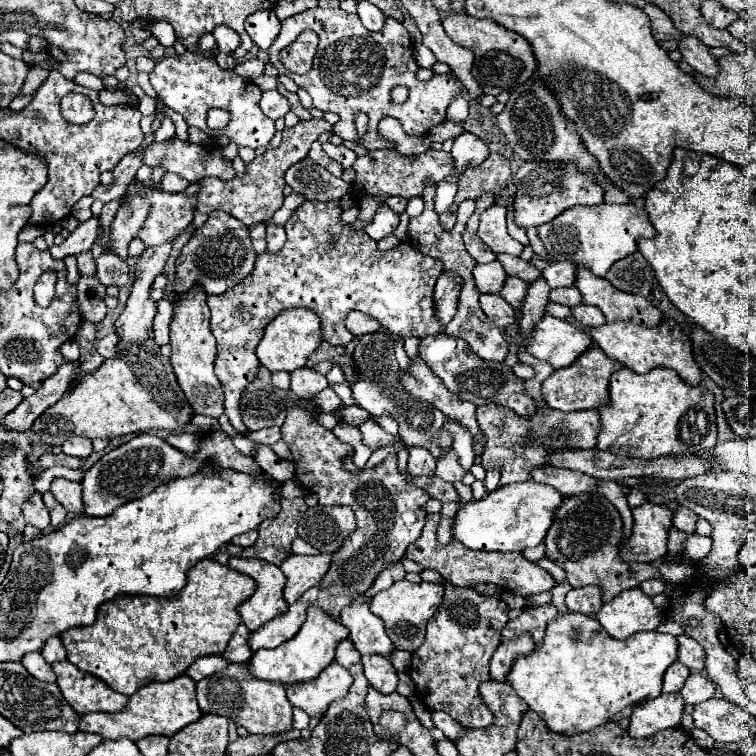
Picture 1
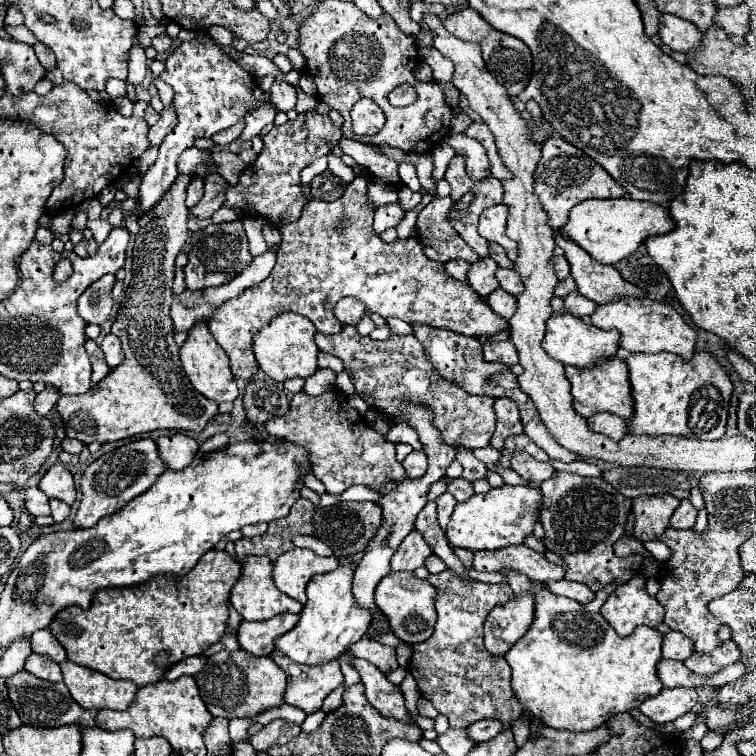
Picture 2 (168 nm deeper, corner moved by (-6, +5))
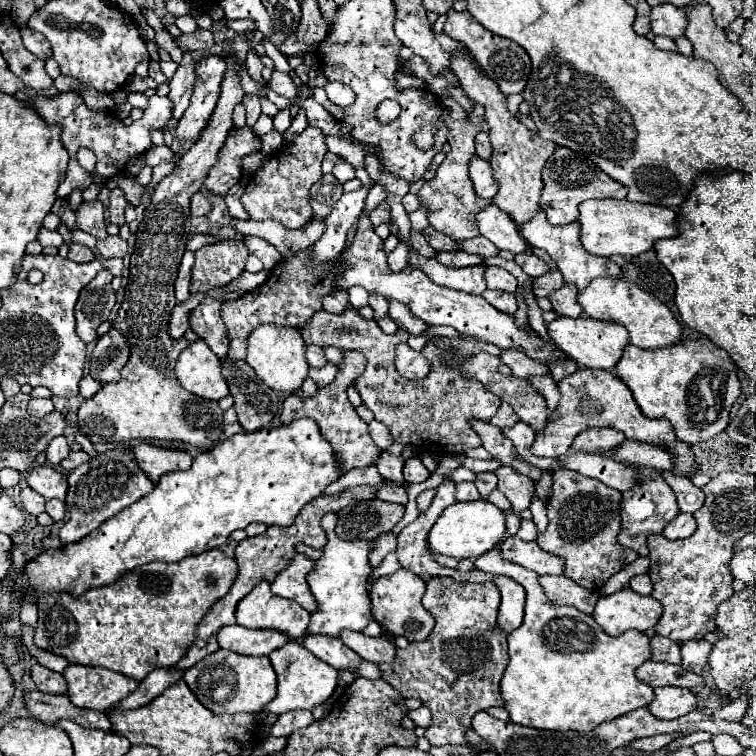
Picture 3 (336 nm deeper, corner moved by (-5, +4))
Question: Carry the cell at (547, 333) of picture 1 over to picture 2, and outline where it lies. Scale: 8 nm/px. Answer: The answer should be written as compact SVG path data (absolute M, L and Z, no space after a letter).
M554 314L548 320L548 332L544 338L544 350L560 360L562 364L576 366L576 368L594 368L600 360L612 358L618 352L620 332L618 330L600 330L594 324L586 324L584 320L572 314Z

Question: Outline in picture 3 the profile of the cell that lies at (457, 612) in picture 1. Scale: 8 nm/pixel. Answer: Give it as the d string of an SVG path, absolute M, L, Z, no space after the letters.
M433 577L423 595L423 607L435 617L435 629L423 643L409 643L407 649L397 649L395 665L379 665L383 679L389 681L403 697L421 699L433 713L433 725L425 737L431 745L469 745L465 733L471 729L471 719L477 711L501 707L501 677L507 667L507 637L495 625L501 591L497 583L459 583L451 577Z

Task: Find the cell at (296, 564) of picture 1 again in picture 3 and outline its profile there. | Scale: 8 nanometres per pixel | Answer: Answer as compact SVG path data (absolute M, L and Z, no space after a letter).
M297 553L291 563L275 577L275 581L271 583L271 591L279 597L285 599L293 599L297 601L303 609L313 611L317 605L313 601L313 595L309 593L309 585L305 581L307 573L315 567L315 561Z

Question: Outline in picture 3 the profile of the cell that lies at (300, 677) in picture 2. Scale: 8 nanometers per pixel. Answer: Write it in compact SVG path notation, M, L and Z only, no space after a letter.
M289 641L285 643L281 649L273 651L269 655L273 669L277 673L277 697L265 705L265 711L281 715L287 711L295 711L295 709L307 709L313 711L317 705L321 705L323 701L327 701L337 685L339 679L339 671L333 669L329 663L317 659L311 651L303 649L303 645L299 645L297 641Z

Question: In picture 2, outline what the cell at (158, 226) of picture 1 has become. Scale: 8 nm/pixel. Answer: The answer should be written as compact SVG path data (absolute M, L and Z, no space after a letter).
M216 174L206 176L204 178L204 198L192 210L194 216L210 218L216 210L220 210L220 206L226 200L226 188L228 188L228 182L222 176L216 176Z

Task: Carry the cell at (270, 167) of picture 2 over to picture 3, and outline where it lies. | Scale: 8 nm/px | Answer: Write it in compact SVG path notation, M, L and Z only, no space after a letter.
M307 125L303 133L295 137L295 141L283 143L283 147L271 155L261 169L257 169L253 175L255 187L252 193L244 193L240 198L245 210L251 219L273 219L287 229L301 229L307 225L313 217L311 205L309 205L309 189L311 185L323 175L321 173L321 161L327 153L325 135L315 125Z

